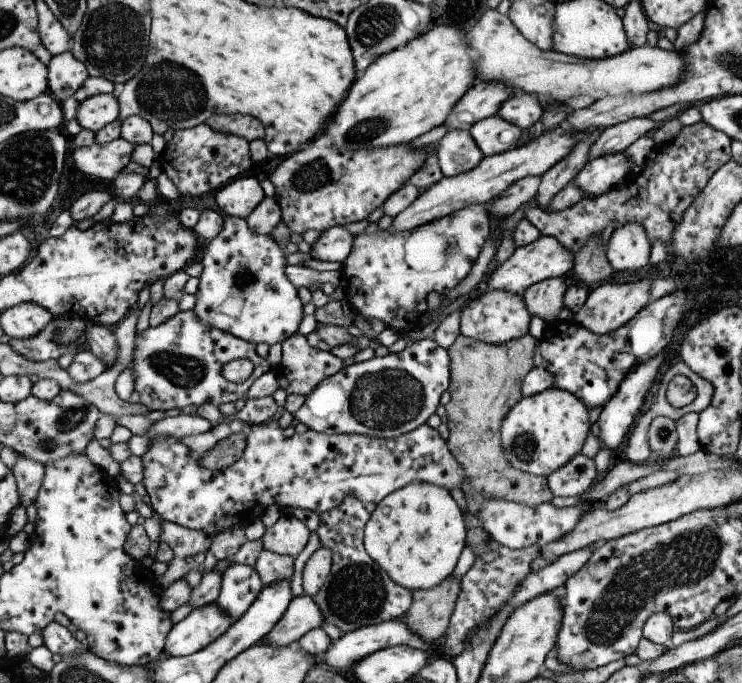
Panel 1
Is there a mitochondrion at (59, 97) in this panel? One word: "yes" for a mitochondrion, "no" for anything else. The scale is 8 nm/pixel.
no

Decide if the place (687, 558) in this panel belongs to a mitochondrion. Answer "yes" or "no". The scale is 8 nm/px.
yes

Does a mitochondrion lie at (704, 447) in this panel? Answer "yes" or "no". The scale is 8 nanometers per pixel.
no

